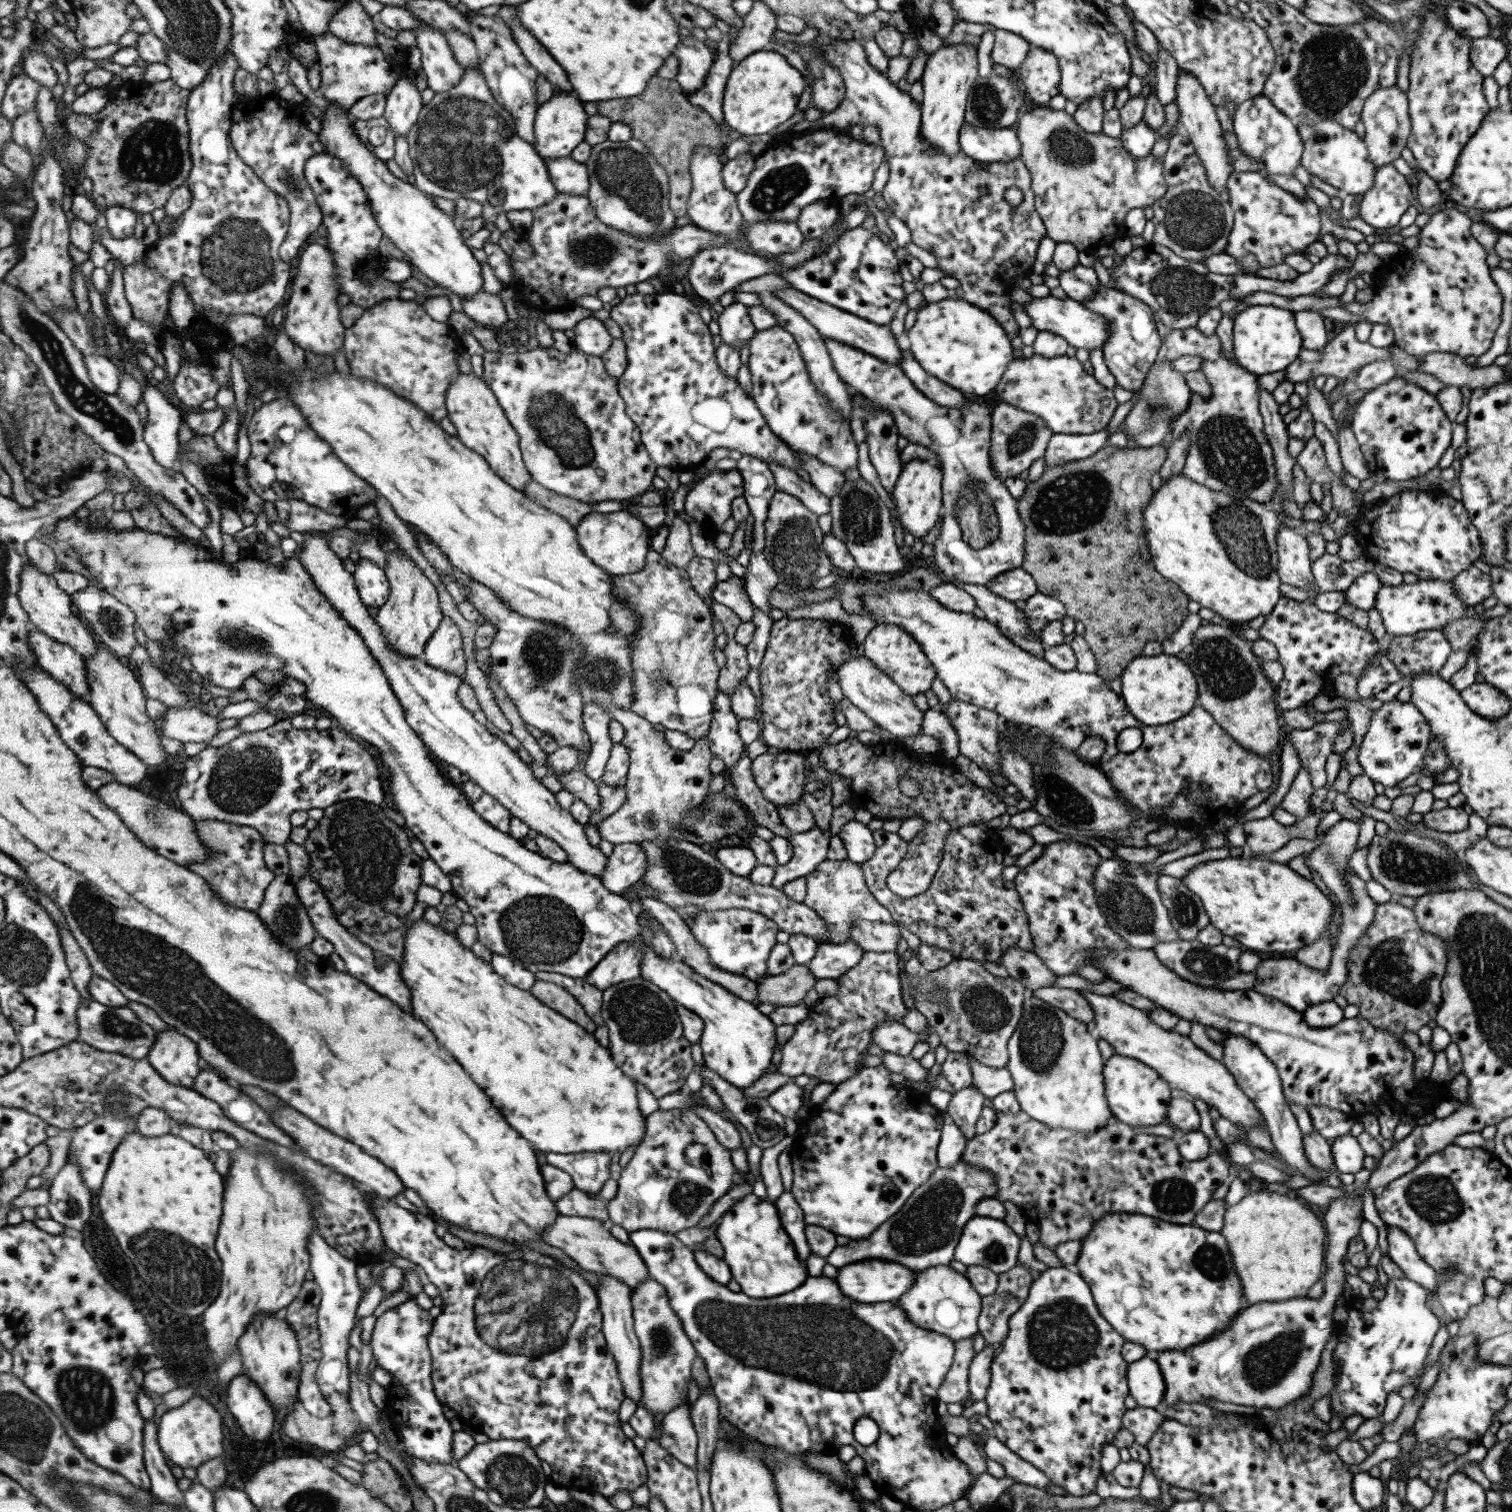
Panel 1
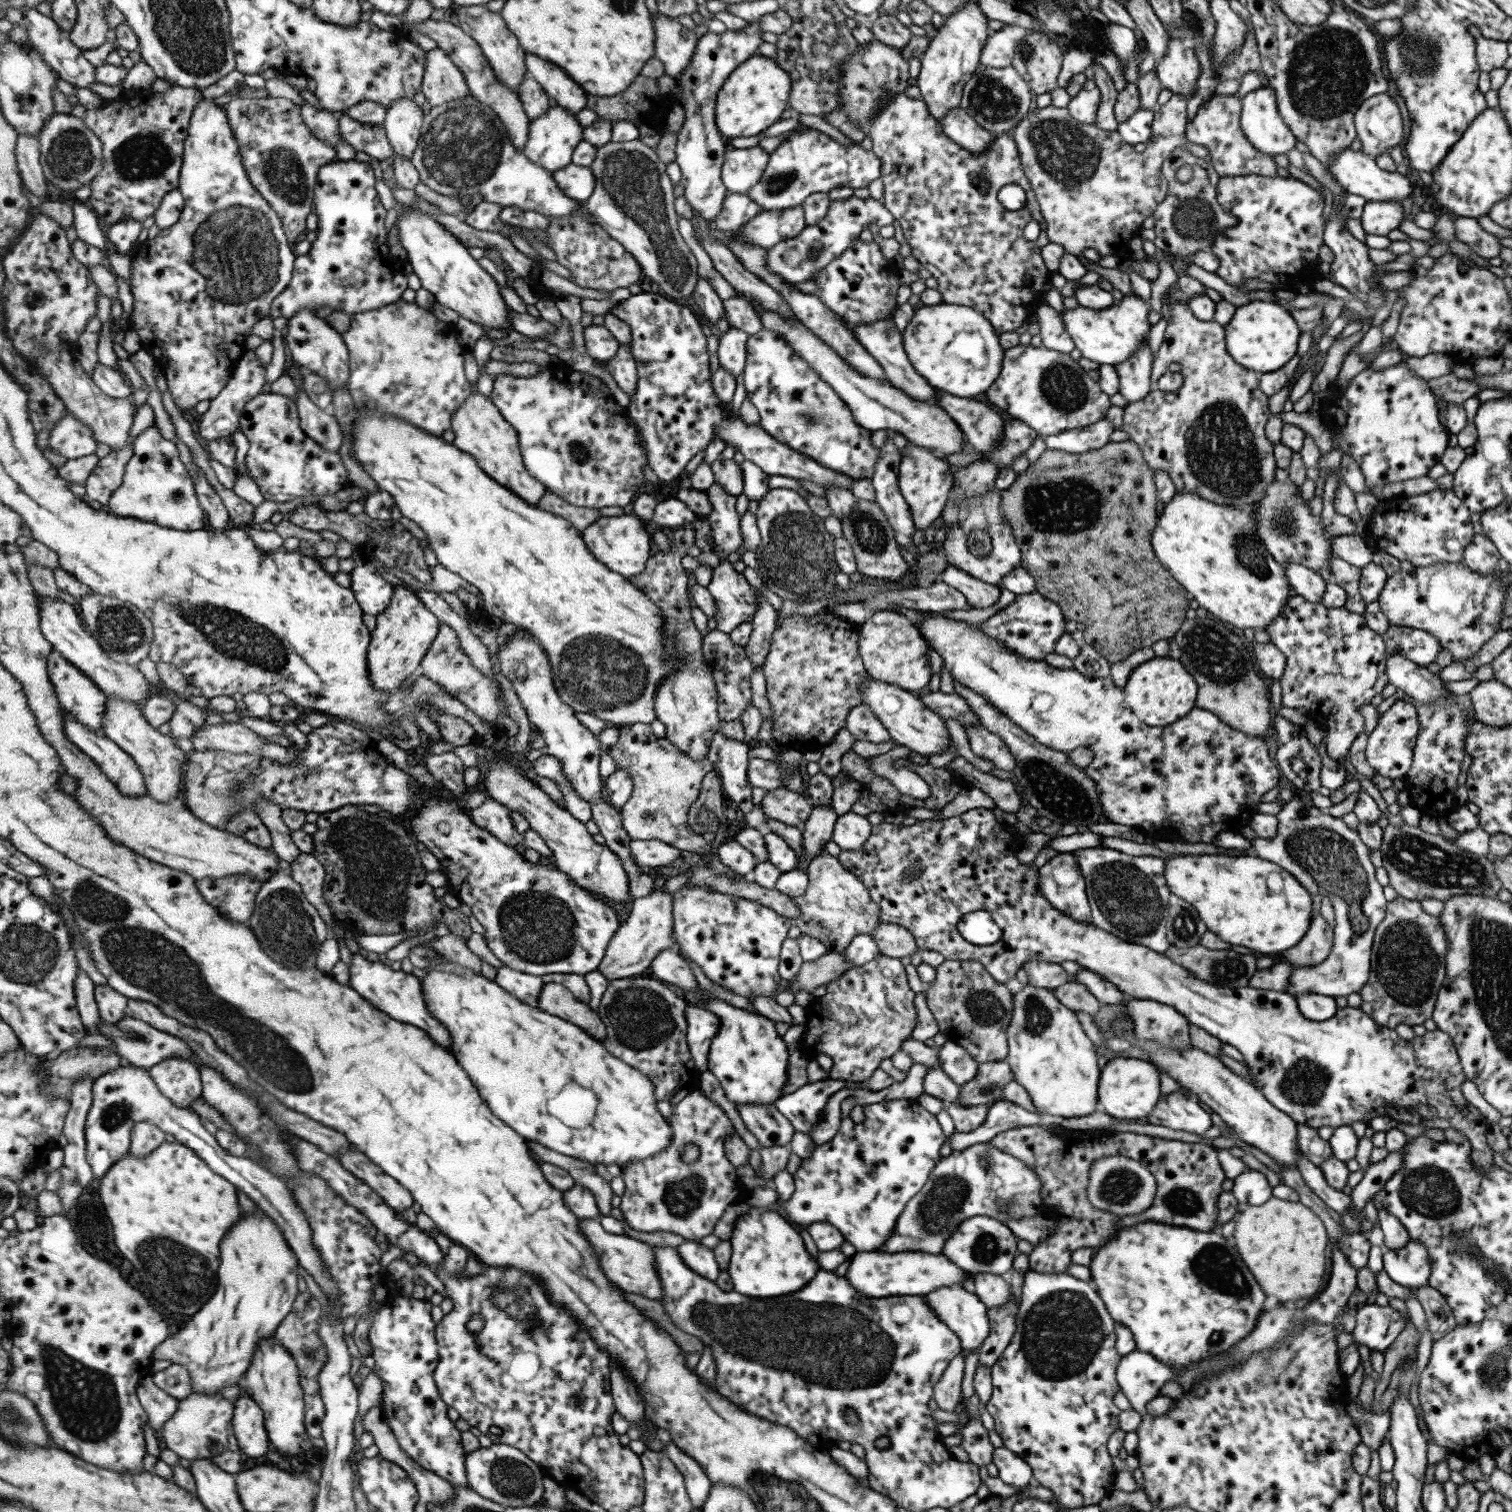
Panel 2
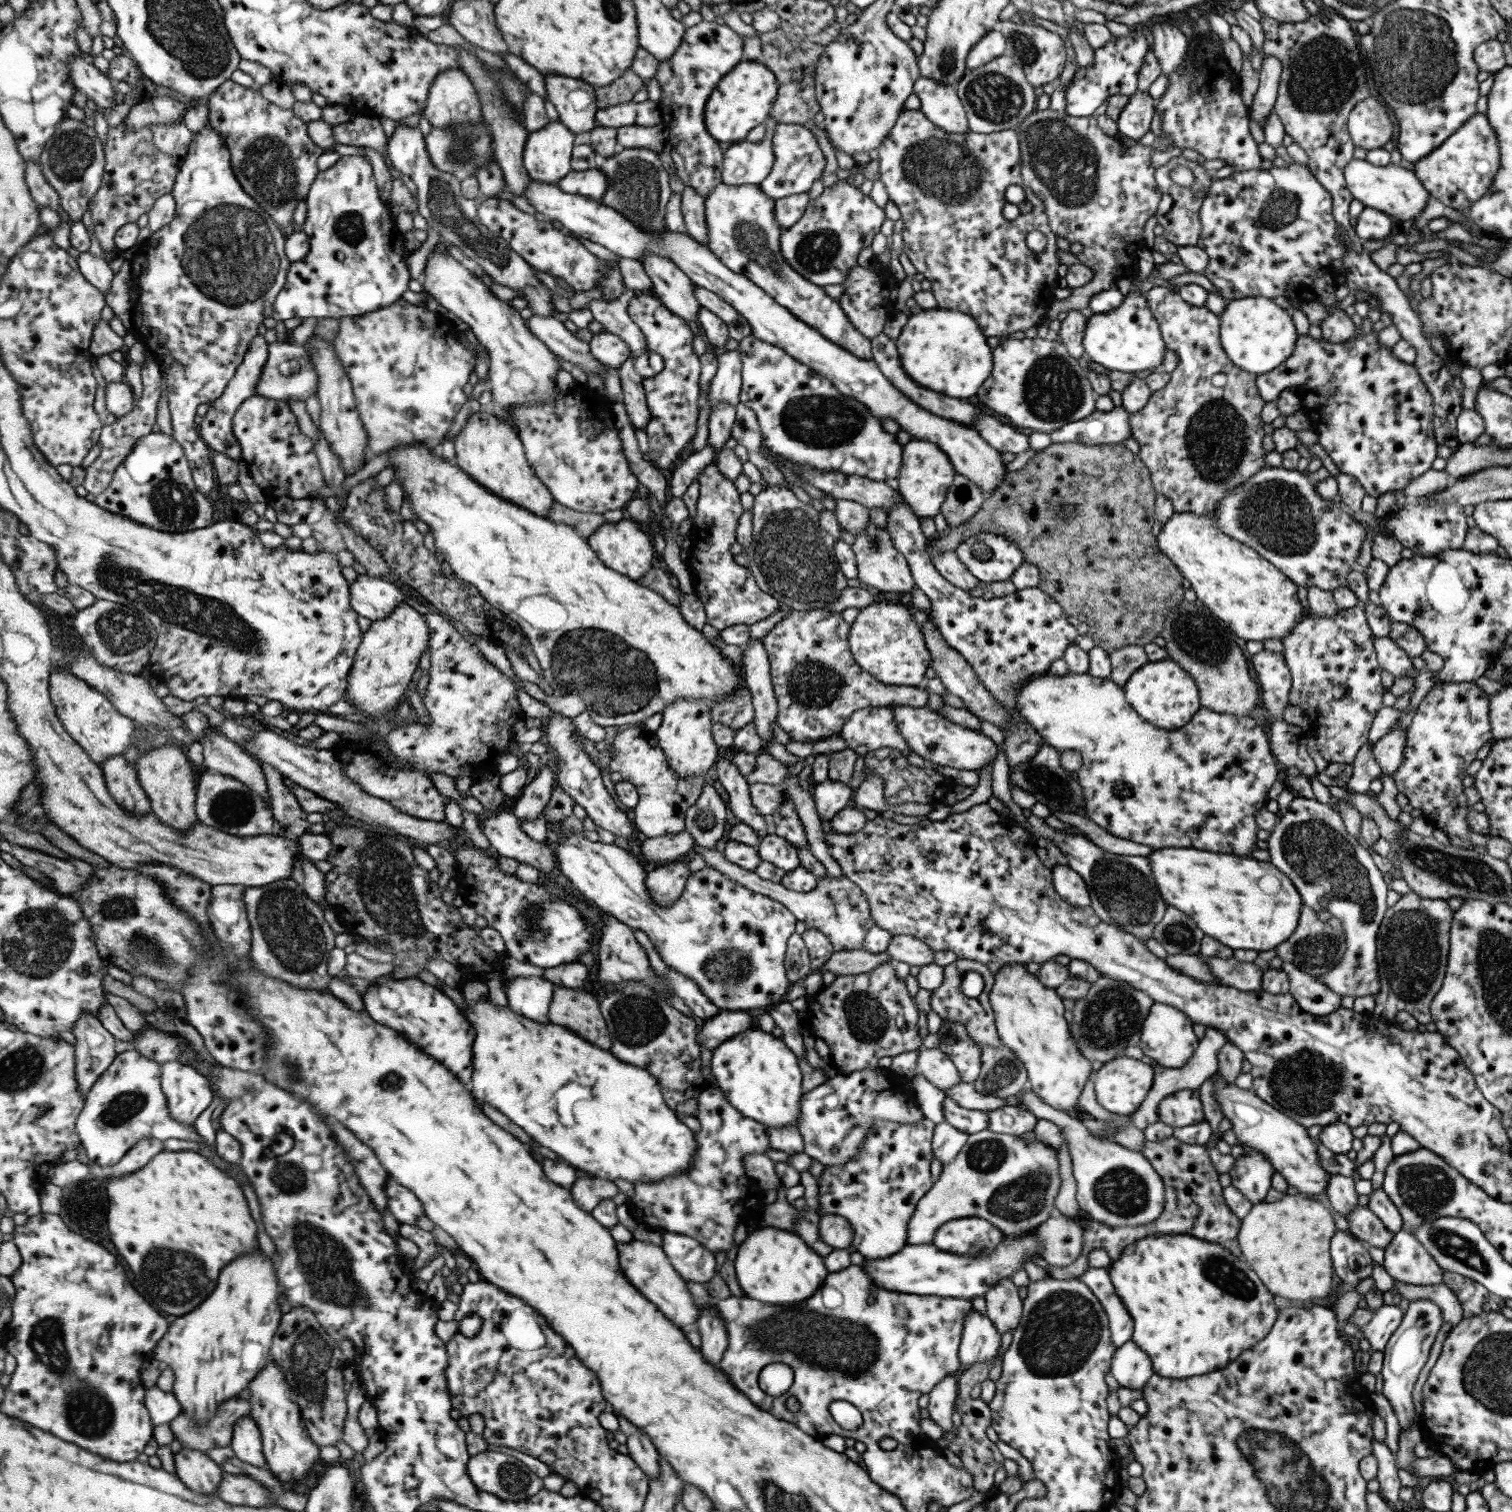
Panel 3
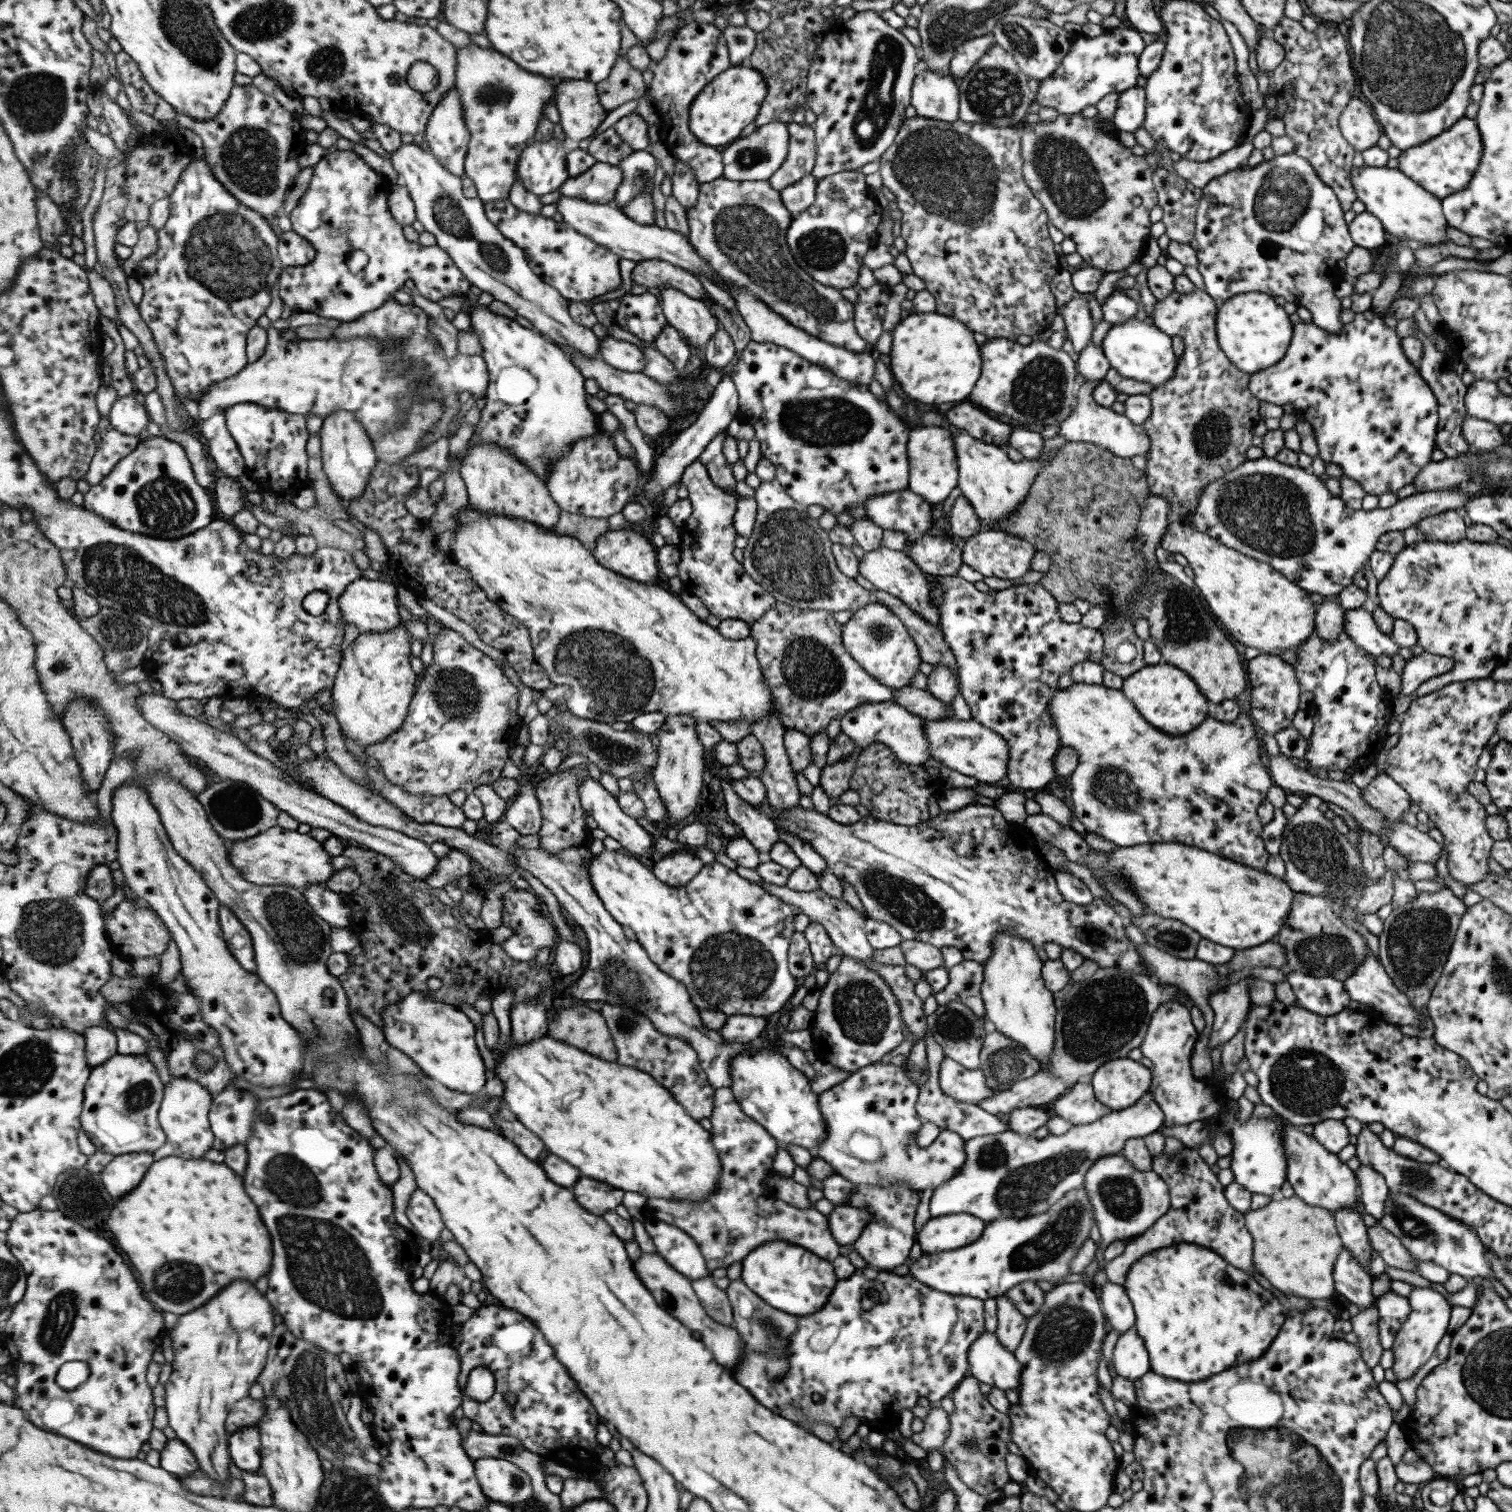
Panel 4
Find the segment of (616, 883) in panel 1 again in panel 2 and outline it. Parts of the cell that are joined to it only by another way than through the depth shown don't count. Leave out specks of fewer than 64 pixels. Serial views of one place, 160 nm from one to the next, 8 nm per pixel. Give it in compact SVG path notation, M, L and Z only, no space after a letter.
M633 839L629 843L629 852L638 869L641 866L648 866L649 868L667 866L675 858L680 857L678 848L659 839Z

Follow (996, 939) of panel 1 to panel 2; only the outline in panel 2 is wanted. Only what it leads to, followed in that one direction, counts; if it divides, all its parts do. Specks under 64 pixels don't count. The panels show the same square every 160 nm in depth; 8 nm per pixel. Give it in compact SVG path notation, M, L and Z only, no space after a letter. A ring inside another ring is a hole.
M972 808L957 816L935 820L925 819L917 821L909 826L897 825L896 823L890 824L882 821L870 828L868 838L865 839L865 842L863 842L860 847L857 847L855 850L840 850L836 859L847 872L850 872L855 878L857 878L857 880L859 880L859 882L861 882L861 884L863 884L863 886L865 886L871 901L875 902L877 907L879 907L879 923L892 923L893 925L904 927L909 932L909 935L914 940L915 946L919 950L934 950L935 952L939 952L944 960L979 962L989 976L991 976L995 982L1000 982L1001 984L1007 982L1007 980L1011 980L1011 978L1015 976L1017 970L1021 969L1021 965L1027 963L1027 961L1044 961L1056 964L1060 964L1063 961L1075 962L1082 969L1089 970L1111 982L1117 990L1123 992L1128 998L1150 1000L1173 1007L1179 1014L1181 1014L1181 1016L1186 1018L1189 1025L1197 1026L1207 1034L1217 1038L1222 1043L1234 1046L1239 1051L1239 1054L1243 1056L1244 1064L1249 1068L1248 1072L1250 1072L1250 1076L1252 1076L1250 1079L1252 1085L1257 1087L1257 1090L1261 1091L1261 1094L1263 1094L1265 1100L1267 1100L1269 1104L1272 1104L1277 1110L1288 1114L1296 1124L1306 1124L1307 1126L1316 1129L1320 1126L1330 1126L1334 1129L1345 1125L1350 1126L1353 1122L1364 1122L1368 1125L1369 1120L1375 1118L1375 1116L1388 1116L1389 1118L1396 1120L1397 1123L1403 1122L1403 1124L1413 1124L1413 1126L1417 1124L1417 1126L1423 1126L1423 1128L1435 1128L1435 1130L1442 1131L1445 1129L1455 1129L1456 1131L1461 1131L1464 1134L1464 1137L1470 1142L1472 1150L1470 1162L1472 1162L1479 1171L1489 1171L1489 1167L1493 1164L1493 1153L1485 1139L1485 1134L1487 1134L1487 1130L1485 1129L1488 1125L1486 1119L1481 1115L1481 1112L1469 1104L1463 1095L1461 1095L1461 1090L1459 1088L1461 1088L1461 1083L1465 1082L1466 1076L1462 1073L1462 1068L1453 1041L1451 1041L1451 1038L1449 1038L1447 1034L1436 1029L1432 1032L1426 1032L1423 1036L1415 1036L1414 1038L1411 1038L1411 1040L1402 1040L1397 1034L1395 1034L1393 1029L1377 1025L1376 1022L1373 1022L1373 1019L1369 1018L1369 1015L1366 1015L1361 1009L1347 1006L1337 1009L1331 1018L1323 1020L1323 1022L1313 1022L1303 1018L1303 1015L1299 1012L1298 1006L1296 1005L1296 1000L1287 992L1258 989L1250 987L1249 985L1234 989L1219 988L1204 980L1195 978L1193 975L1189 974L1188 970L1184 970L1181 966L1178 966L1176 963L1172 963L1171 960L1165 958L1162 953L1155 953L1154 950L1137 943L1123 942L1117 938L1117 936L1105 933L1103 930L1092 926L1092 924L1087 924L1087 922L1083 922L1083 924L1081 924L1081 922L1073 922L1073 920L1069 919L1069 916L1065 916L1065 914L1053 910L1053 906L1049 906L1049 904L1045 902L1045 898L1041 898L1041 895L1037 894L1038 868L1035 867L1031 861L1028 864L1022 864L1015 857L1022 841L1023 838L1017 834L1015 829L1004 823L995 821L992 809ZM912 866L916 866L920 871L912 879L904 879L902 874L904 874L906 870L910 870ZM975 910L983 910L987 913L991 912L991 910L997 910L997 912L1001 912L1001 916L1005 918L1005 926L1003 926L1003 930L1001 930L1001 937L997 939L995 943L979 946L966 942L961 936L959 936L956 925L959 923L962 914L975 912Z

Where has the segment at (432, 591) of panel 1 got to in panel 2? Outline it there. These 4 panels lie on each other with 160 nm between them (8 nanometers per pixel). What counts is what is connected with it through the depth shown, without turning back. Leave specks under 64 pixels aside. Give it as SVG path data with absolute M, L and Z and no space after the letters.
M395 584L396 592L389 608L377 616L376 627L371 632L368 665L372 683L377 690L395 691L419 666L440 632L441 621L420 599L416 590L405 584Z

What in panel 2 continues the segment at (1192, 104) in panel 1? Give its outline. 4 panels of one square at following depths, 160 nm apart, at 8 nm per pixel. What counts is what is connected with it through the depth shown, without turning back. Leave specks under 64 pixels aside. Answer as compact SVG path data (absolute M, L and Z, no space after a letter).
M1177 39L1166 40L1166 51L1154 66L1156 78L1163 89L1189 99L1197 89L1200 69L1193 52Z

